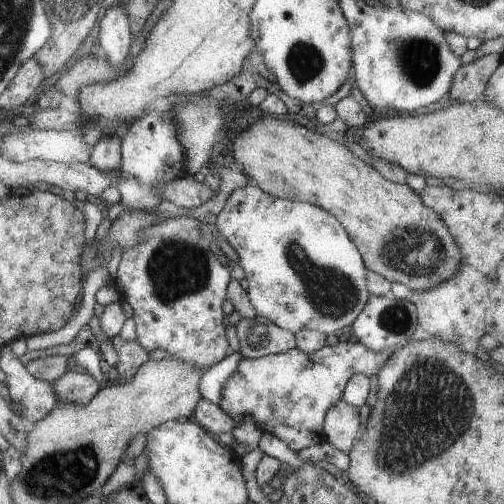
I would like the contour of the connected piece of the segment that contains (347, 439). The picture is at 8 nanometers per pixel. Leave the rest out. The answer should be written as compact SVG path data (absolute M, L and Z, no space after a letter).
M340 399L325 414L323 431L325 440L347 453L358 438L360 411L355 406Z

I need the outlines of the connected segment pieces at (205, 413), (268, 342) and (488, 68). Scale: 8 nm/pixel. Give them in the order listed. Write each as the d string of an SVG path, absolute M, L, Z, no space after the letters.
M204 397L197 402L197 408L194 409L191 419L216 438L223 432L230 432L237 425L237 422L226 414L220 405L212 404Z
M242 317L237 323L240 354L249 359L285 353L297 346L295 333L268 320Z
M490 53L462 65L453 76L450 98L462 103L476 102L478 96L485 92L488 80L500 66L502 59L498 53Z

